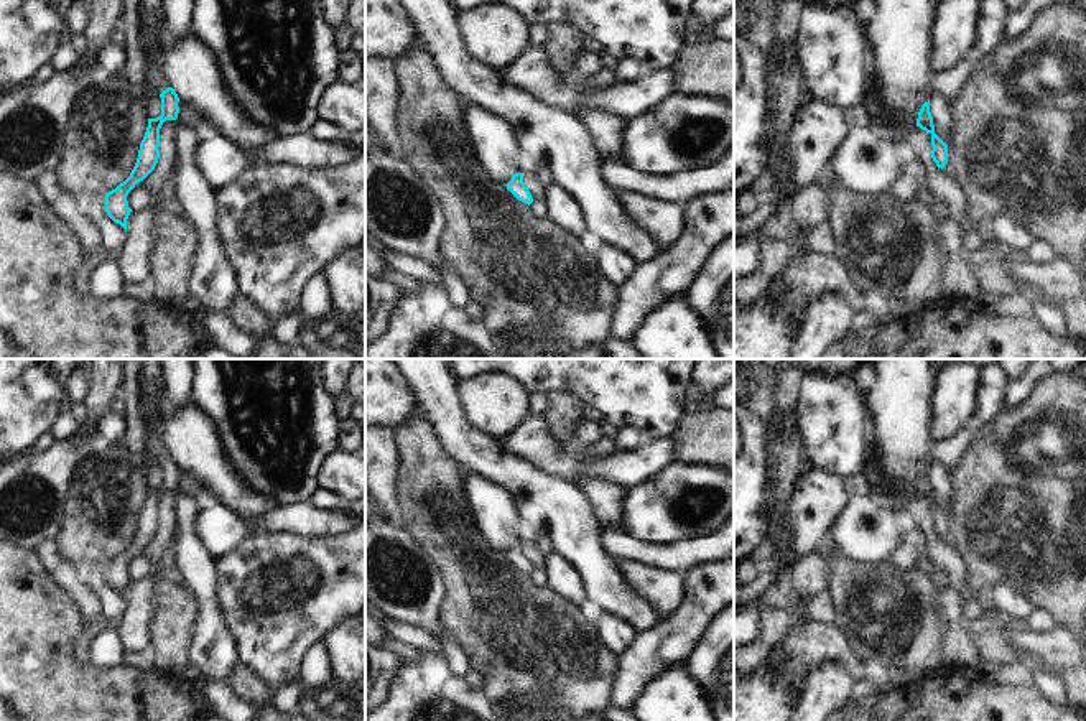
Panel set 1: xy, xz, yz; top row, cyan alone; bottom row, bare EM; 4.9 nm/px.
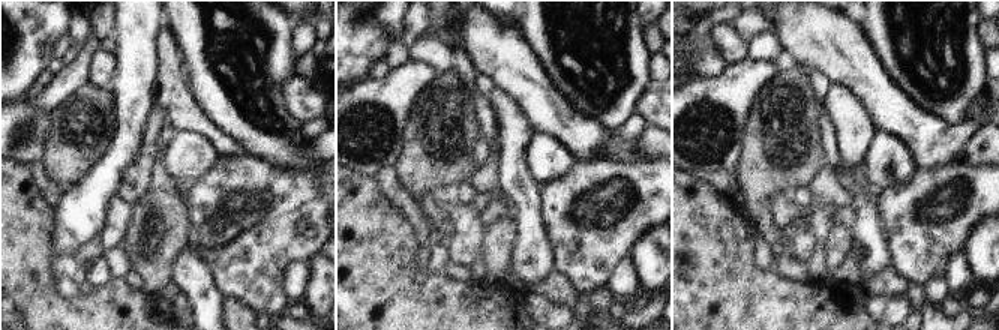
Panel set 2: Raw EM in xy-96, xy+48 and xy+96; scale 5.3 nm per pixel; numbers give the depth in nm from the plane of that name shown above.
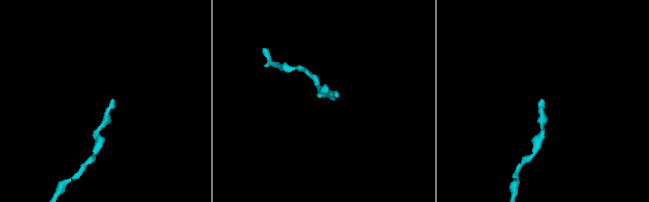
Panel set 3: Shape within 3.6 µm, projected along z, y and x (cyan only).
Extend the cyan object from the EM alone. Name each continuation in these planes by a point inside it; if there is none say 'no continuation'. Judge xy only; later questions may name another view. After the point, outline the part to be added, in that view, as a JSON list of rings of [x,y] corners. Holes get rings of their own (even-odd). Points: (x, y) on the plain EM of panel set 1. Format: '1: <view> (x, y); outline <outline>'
1: xy (160, 451); outline [[[156,444],[153,448],[155,459],[161,463],[165,458],[171,456],[171,451],[165,444]]]

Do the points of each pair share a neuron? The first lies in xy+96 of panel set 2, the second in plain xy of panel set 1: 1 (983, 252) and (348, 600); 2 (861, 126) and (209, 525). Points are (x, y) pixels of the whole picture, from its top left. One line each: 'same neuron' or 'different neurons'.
1: different neurons
2: different neurons

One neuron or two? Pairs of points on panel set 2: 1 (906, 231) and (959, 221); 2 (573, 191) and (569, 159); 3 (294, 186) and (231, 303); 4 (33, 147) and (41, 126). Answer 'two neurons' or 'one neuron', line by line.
1: one neuron
2: two neurons
3: two neurons
4: one neuron

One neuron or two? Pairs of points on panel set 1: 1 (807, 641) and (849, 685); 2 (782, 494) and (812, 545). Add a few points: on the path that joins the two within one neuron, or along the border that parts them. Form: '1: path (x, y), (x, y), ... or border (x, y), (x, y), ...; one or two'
1: border (856, 679), (843, 659), (823, 655), (803, 683); two
2: border (803, 478), (793, 494), (798, 553); two

